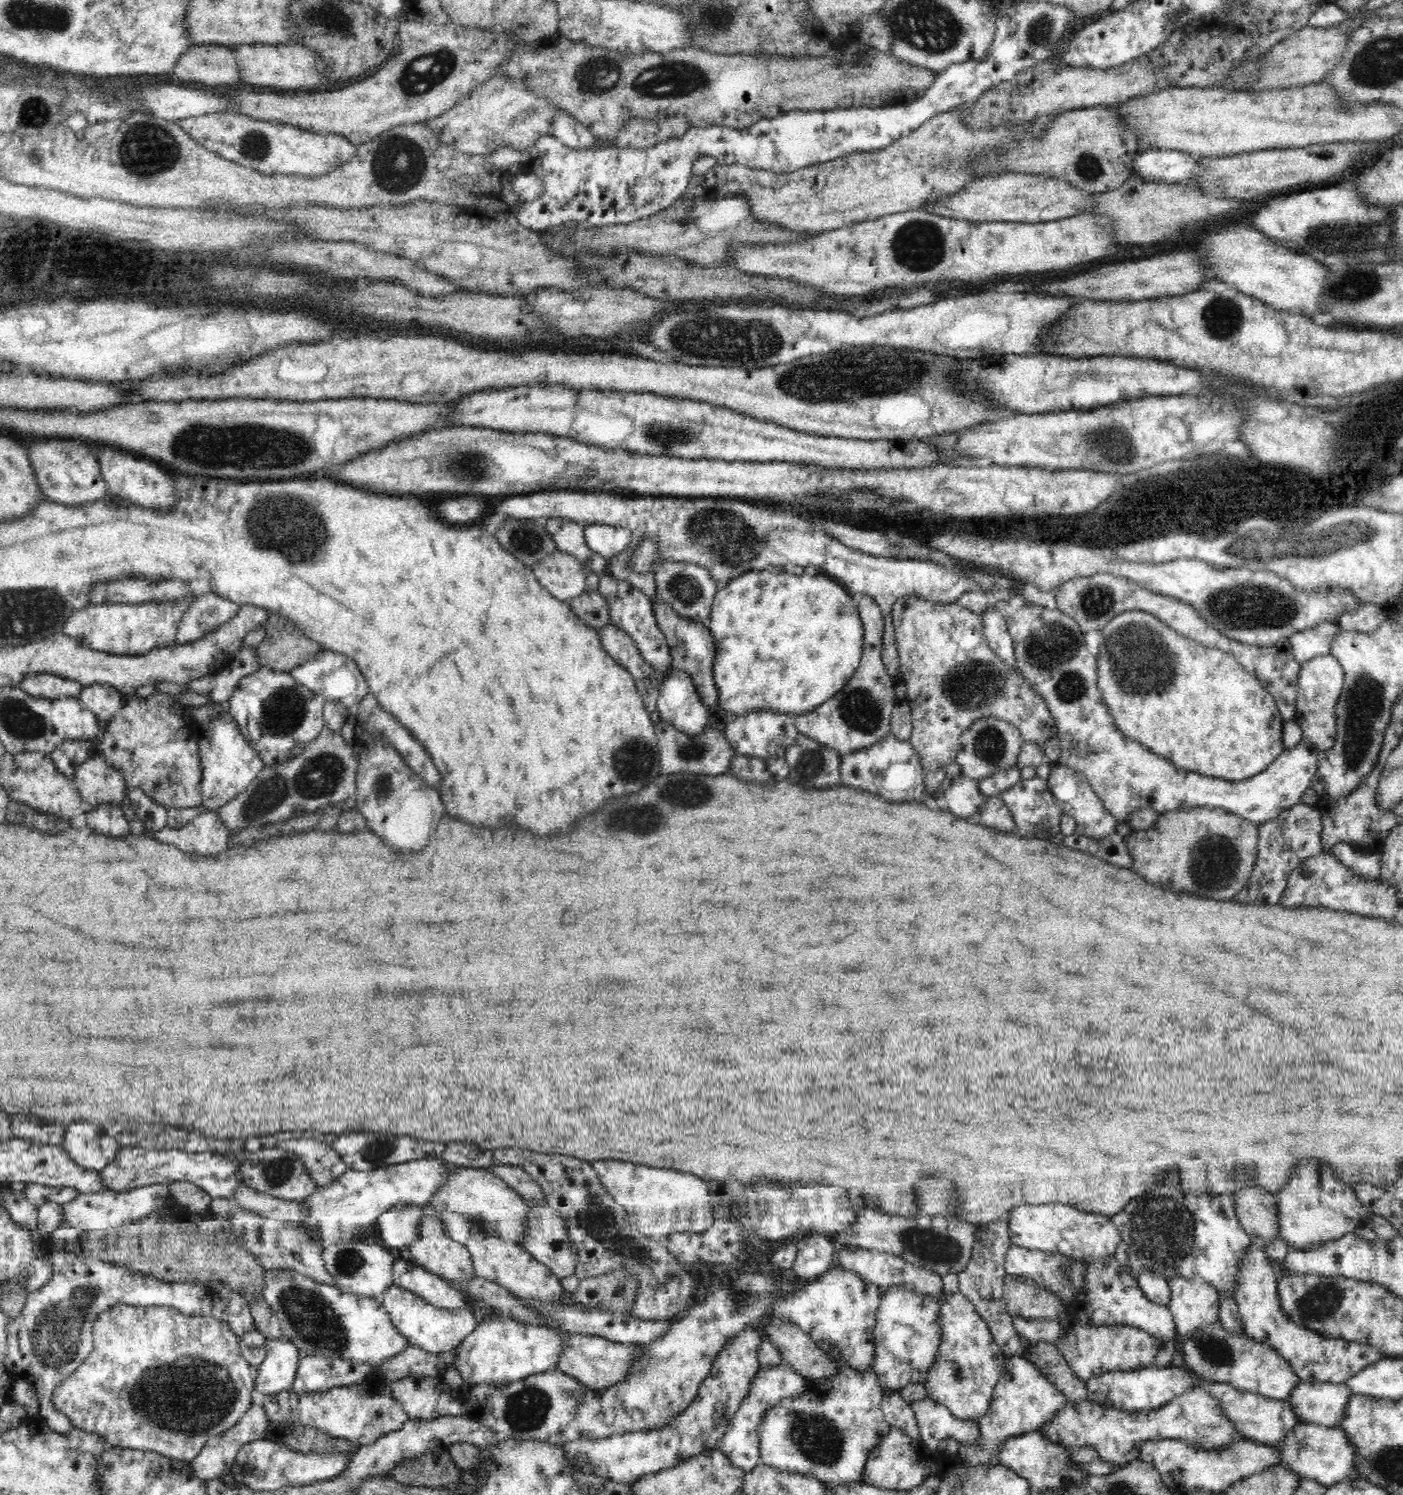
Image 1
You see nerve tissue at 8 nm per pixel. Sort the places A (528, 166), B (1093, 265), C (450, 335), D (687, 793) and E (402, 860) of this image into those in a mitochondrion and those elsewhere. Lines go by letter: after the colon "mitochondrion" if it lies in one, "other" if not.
A: other
B: other
C: other
D: mitochondrion
E: other

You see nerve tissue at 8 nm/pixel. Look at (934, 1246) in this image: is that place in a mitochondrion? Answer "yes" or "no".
yes

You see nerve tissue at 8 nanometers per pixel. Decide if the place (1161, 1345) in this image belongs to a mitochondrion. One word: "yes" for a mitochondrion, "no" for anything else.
no

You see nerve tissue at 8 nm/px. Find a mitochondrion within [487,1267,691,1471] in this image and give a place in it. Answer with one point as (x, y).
(526, 1409)

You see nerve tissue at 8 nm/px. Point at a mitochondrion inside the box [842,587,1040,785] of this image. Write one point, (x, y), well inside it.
(972, 684)

